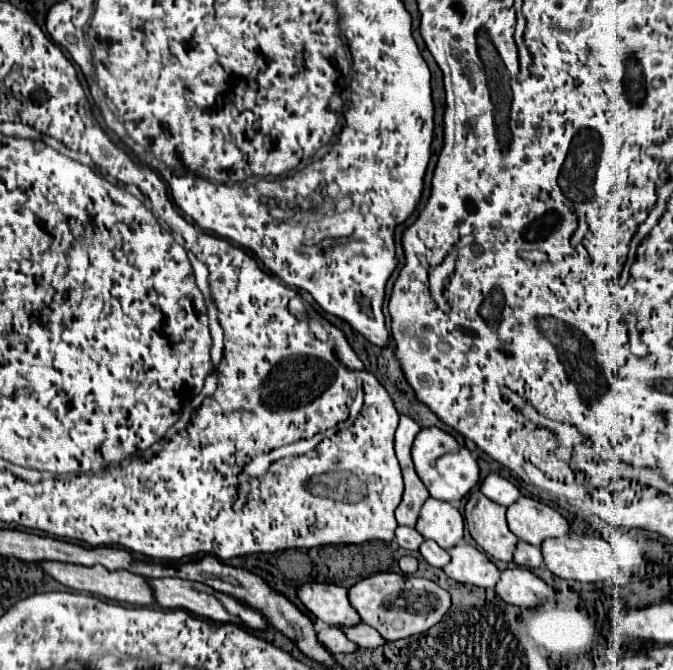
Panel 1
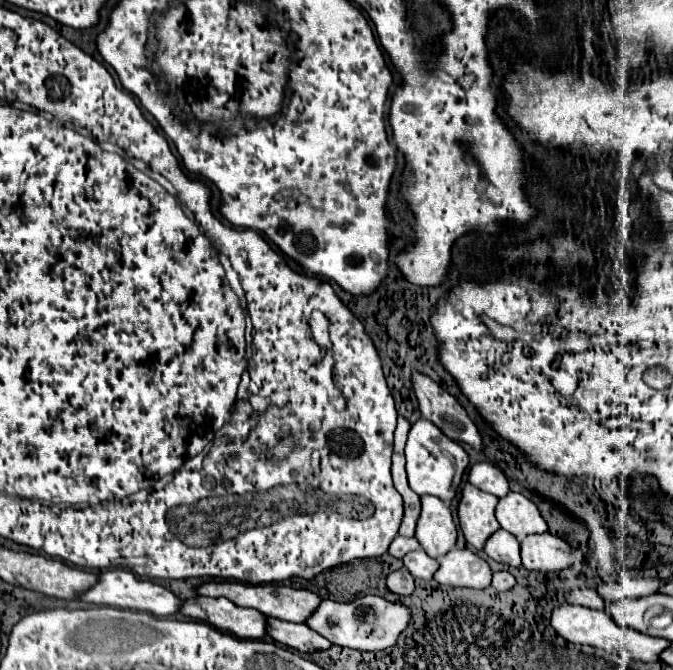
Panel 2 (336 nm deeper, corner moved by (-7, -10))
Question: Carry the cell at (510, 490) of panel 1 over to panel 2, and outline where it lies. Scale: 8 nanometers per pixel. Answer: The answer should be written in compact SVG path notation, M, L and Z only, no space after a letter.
M477 462L477 464L473 464L469 468L467 480L473 486L477 486L483 492L489 492L489 494L493 494L497 498L501 498L501 496L505 496L509 492L509 482L507 482L505 474L497 466L493 466L489 462Z

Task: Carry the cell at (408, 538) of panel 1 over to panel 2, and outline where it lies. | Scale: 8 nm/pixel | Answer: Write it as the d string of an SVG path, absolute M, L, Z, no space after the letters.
M395 536L391 546L389 546L389 554L395 558L403 558L407 552L417 550L419 542L415 538L405 538L405 536Z

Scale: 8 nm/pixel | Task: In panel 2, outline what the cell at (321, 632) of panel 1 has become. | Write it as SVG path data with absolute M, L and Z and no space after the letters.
M279 618L267 620L267 636L271 636L275 642L291 646L299 652L327 650L331 646L331 642L327 638L323 638L315 630L307 628L307 624L285 622L285 620L279 620Z

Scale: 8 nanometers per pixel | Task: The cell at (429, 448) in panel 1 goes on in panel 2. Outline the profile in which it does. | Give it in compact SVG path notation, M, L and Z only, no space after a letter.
M425 418L417 420L411 426L407 446L405 446L405 458L407 458L405 468L407 468L407 478L409 478L411 490L417 492L419 496L421 494L437 496L443 502L449 502L455 496L455 490L461 484L461 478L469 466L467 452Z

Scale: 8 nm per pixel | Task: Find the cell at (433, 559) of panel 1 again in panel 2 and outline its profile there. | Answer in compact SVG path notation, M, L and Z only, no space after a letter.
M421 548L405 554L405 556L403 556L403 564L405 564L405 568L407 568L415 578L421 578L421 580L431 580L433 574L435 574L437 568L439 568L439 562L433 560L433 558L429 558Z

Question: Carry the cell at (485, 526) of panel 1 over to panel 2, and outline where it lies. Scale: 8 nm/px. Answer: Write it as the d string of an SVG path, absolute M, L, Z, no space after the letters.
M469 482L463 484L457 506L459 526L463 530L465 540L477 550L483 550L487 536L491 536L491 532L499 528L499 522L495 518L495 504L497 504L495 496L475 488Z

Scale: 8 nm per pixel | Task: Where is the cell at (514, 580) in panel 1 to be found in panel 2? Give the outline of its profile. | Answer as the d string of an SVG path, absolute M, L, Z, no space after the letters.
M501 570L501 572L493 574L493 584L491 586L497 588L497 590L501 590L501 592L505 592L505 590L511 590L515 586L515 578L513 578L511 572Z

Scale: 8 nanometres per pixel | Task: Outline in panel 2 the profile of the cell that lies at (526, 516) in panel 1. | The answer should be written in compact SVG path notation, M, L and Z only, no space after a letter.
M509 492L503 498L499 498L495 516L501 528L511 532L517 540L523 540L523 536L529 534L547 532L547 524L539 514L537 506L517 492Z

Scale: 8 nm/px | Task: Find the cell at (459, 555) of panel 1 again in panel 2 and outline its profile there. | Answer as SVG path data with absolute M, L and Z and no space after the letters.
M453 548L439 560L439 570L435 572L435 580L441 586L465 586L483 590L491 586L491 568L469 548Z

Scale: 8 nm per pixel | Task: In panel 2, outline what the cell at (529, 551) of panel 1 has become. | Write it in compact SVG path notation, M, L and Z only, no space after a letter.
M499 528L497 532L493 532L487 538L487 542L483 546L483 552L489 558L493 558L497 562L503 562L507 566L521 566L521 560L519 560L519 540L513 534L509 534L507 530Z

